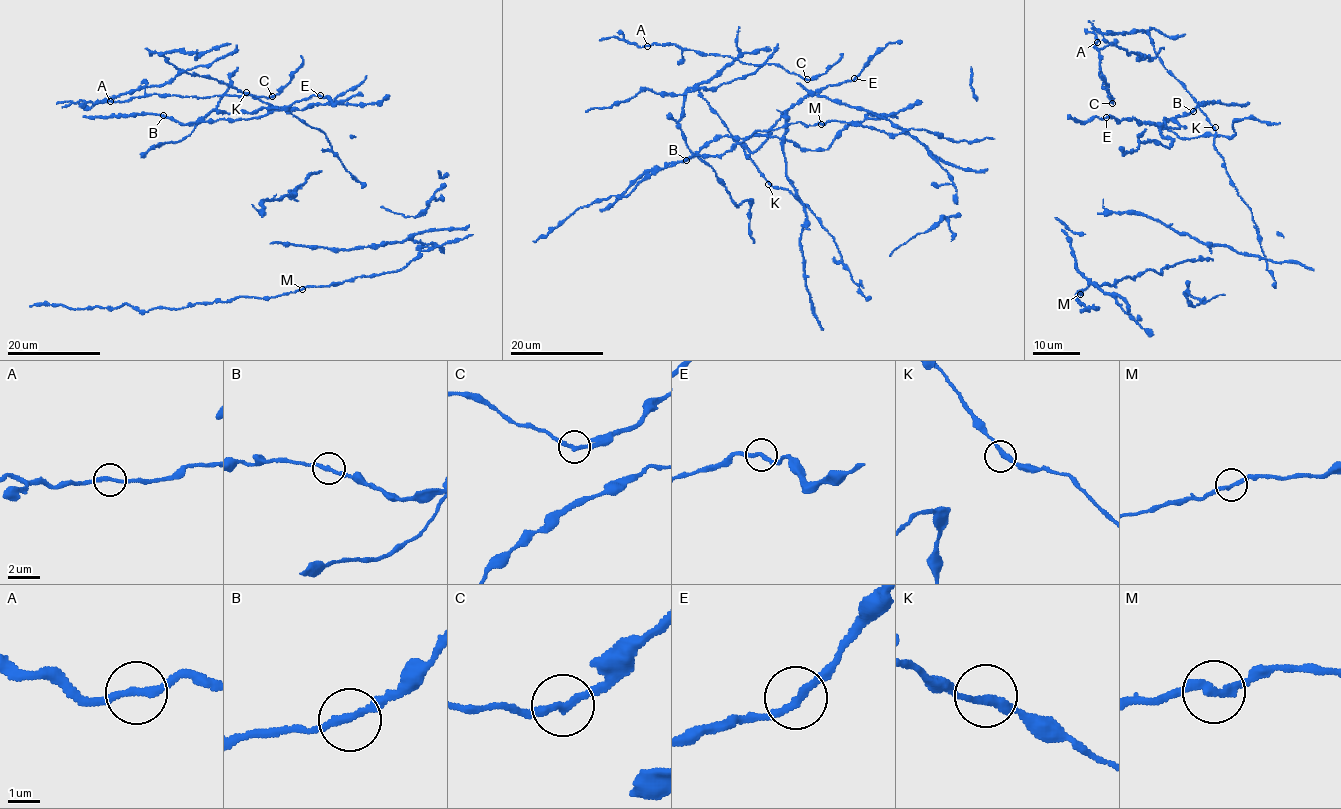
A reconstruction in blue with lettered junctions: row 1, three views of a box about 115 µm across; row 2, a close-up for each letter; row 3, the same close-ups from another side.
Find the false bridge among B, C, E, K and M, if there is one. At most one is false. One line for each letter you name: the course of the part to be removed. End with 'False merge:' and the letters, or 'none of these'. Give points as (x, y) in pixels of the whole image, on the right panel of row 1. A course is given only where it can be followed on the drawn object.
C: Course of the part to remove: (1113, 103), (1102, 86), (1105, 75), (1099, 67), (1102, 57), (1095, 46), (1099, 39), (1094, 29)
False merge: C

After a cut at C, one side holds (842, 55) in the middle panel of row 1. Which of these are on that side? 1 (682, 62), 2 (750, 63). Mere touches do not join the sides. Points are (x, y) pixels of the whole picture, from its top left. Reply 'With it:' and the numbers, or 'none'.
With it: none

